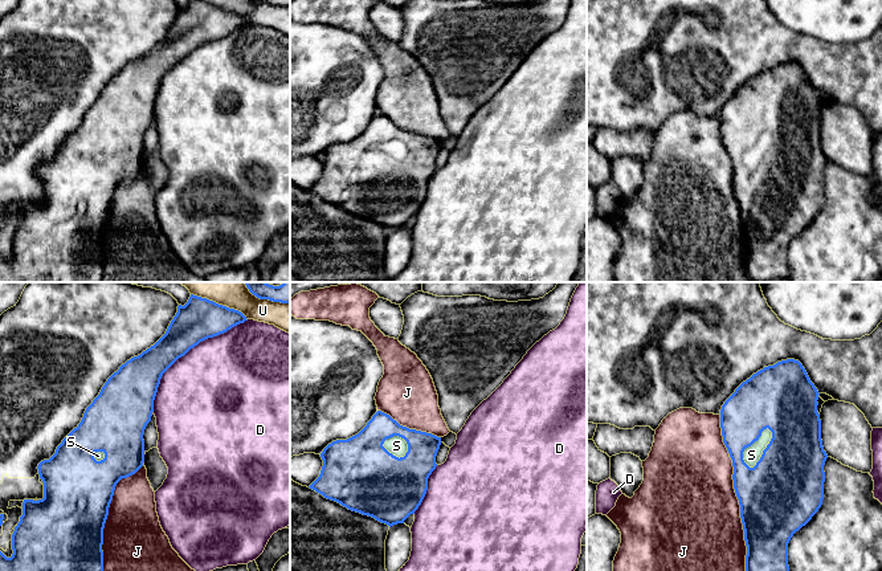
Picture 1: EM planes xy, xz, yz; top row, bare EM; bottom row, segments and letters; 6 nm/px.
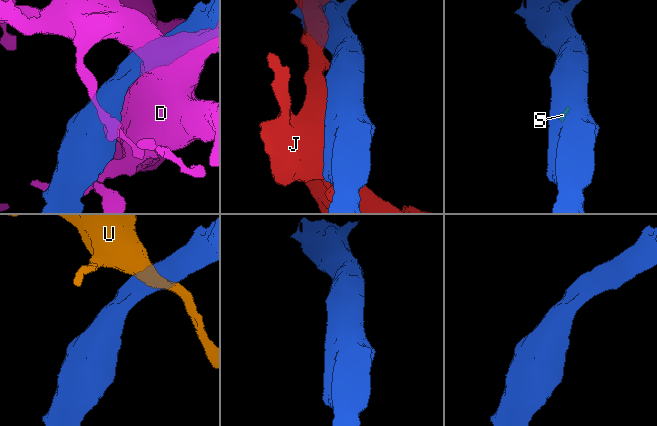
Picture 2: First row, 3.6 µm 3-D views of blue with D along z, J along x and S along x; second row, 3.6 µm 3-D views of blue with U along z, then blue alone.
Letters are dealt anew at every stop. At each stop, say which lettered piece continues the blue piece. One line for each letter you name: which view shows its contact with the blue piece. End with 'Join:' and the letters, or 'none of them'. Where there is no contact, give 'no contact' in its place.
S: meets blue in yz
Join: S

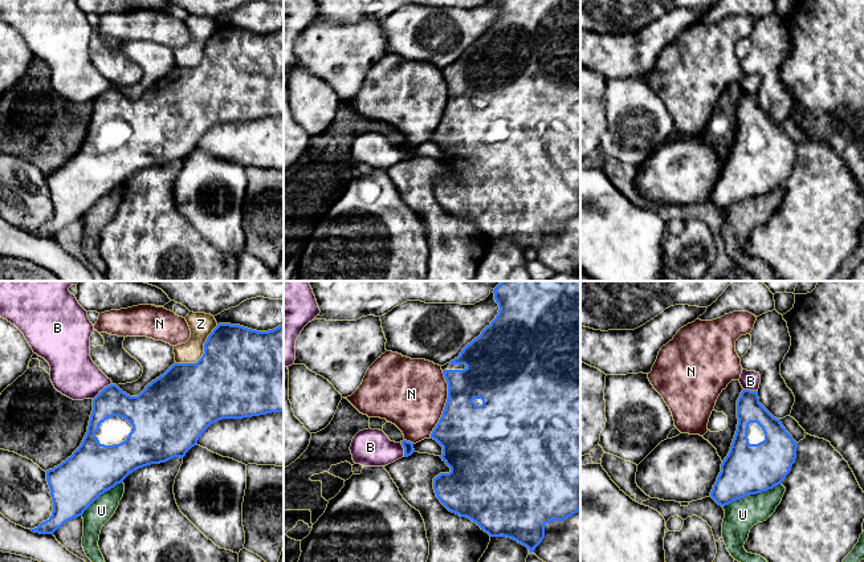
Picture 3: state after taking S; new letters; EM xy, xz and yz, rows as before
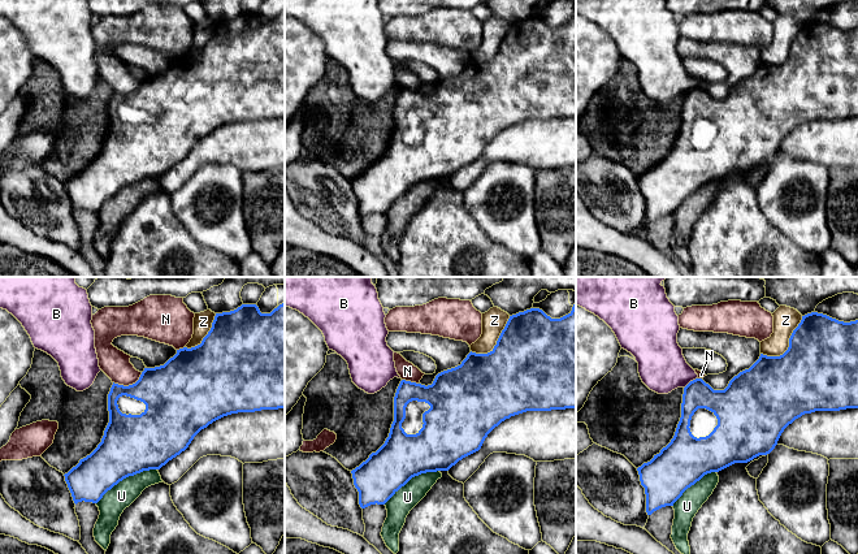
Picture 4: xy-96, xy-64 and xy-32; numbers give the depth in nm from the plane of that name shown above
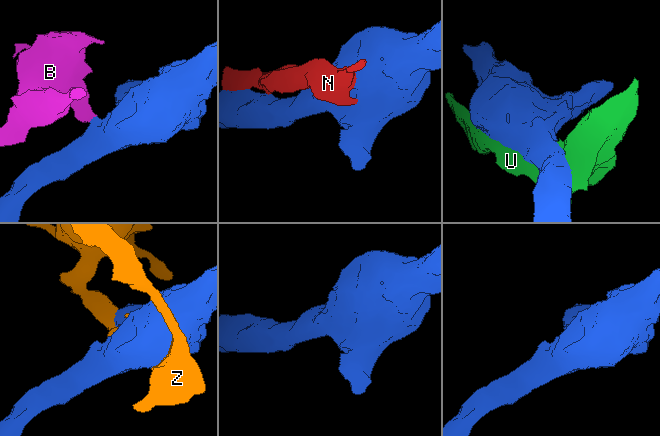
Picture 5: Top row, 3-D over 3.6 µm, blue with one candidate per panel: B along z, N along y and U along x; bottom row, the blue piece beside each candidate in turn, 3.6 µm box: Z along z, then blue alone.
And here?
Join: none of them

